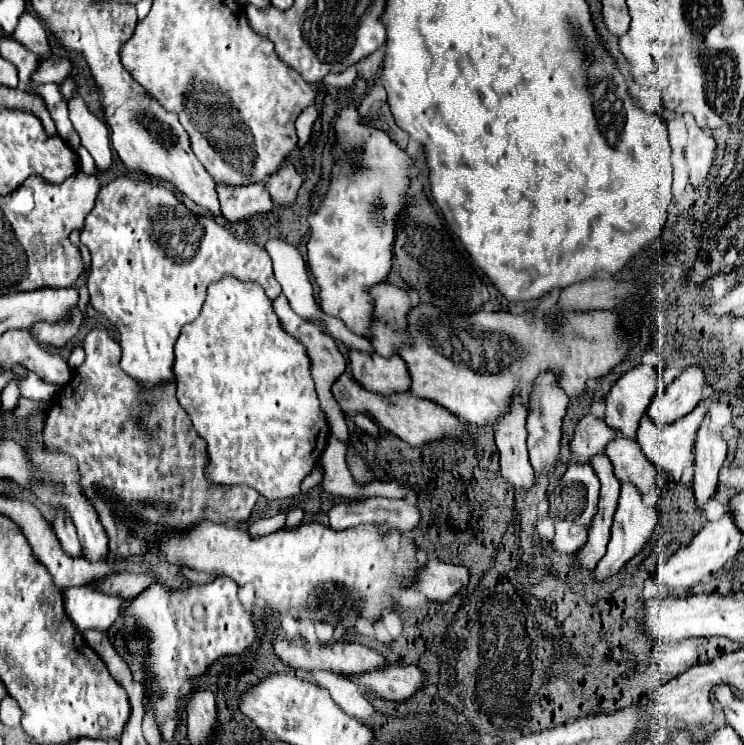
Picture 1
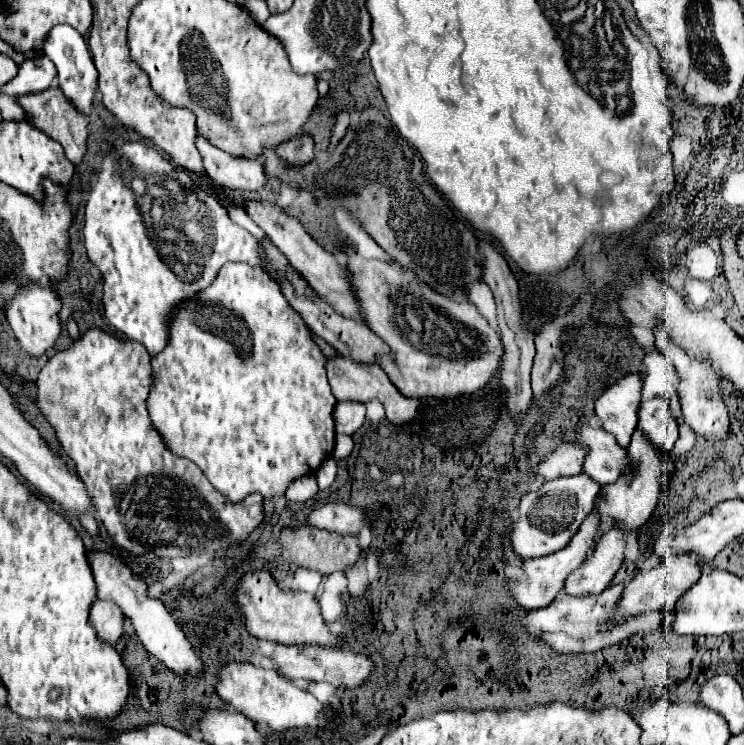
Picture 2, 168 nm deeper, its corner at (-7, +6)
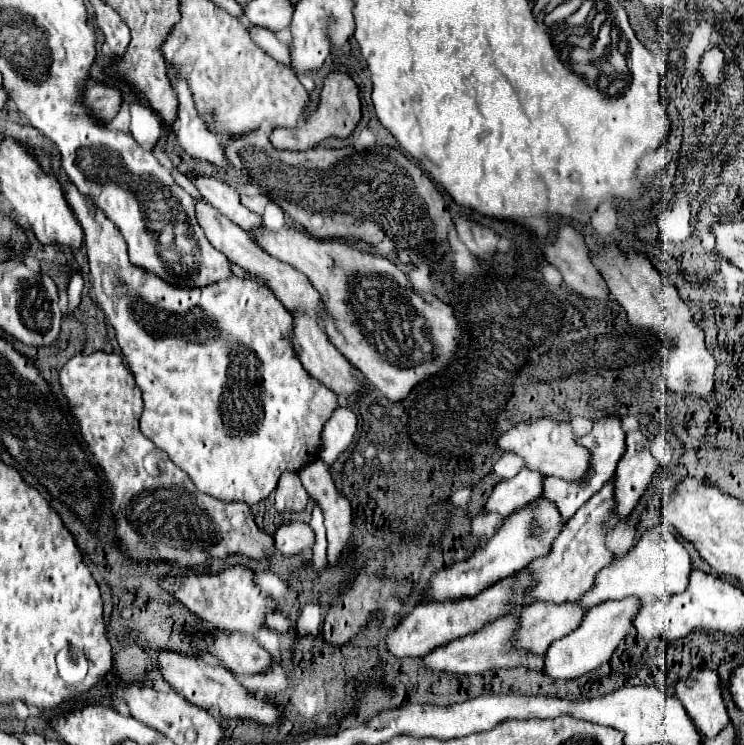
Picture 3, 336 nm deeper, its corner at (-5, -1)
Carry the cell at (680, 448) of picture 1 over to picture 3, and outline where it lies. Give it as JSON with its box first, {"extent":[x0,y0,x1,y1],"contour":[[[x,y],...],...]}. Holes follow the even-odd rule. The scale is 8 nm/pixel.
{"extent":[524,477,620,603],"contour":[[[614,477],[606,481],[606,485],[578,509],[578,513],[568,521],[566,529],[560,533],[558,541],[552,545],[552,553],[532,561],[524,571],[528,571],[536,585],[530,591],[532,601],[552,601],[552,603],[562,603],[562,601],[578,601],[584,593],[588,593],[594,587],[596,575],[614,563],[618,559],[608,547],[606,547],[606,537],[616,529],[620,523],[620,517],[616,515],[616,491],[614,491]]]}

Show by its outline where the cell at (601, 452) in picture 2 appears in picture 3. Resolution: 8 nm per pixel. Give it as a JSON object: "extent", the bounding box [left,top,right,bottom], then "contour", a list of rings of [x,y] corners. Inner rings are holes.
{"extent":[498,419,592,483],"contour":[[[550,419],[522,423],[522,425],[516,425],[514,429],[510,429],[506,435],[502,435],[498,439],[498,447],[524,457],[524,461],[528,463],[530,469],[536,469],[544,475],[560,477],[560,479],[572,481],[572,483],[582,481],[592,467],[592,453],[590,453],[590,449],[586,449],[584,445],[578,443],[570,423],[556,423]]]}

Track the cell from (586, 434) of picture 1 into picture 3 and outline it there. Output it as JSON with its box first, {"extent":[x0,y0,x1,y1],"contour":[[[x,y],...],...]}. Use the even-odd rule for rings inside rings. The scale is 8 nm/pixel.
{"extent":[486,467,546,517],"contour":[[[524,467],[516,477],[508,479],[508,481],[500,481],[494,487],[494,491],[486,503],[486,509],[498,511],[504,517],[514,513],[522,505],[526,505],[542,495],[544,479],[546,479],[544,473]]]}

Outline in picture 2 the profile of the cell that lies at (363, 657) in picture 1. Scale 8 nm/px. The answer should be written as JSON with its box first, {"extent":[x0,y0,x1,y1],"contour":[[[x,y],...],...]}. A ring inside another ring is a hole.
{"extent":[234,570,340,646],"contour":[[[254,570],[244,574],[234,588],[234,598],[238,600],[238,612],[246,630],[260,640],[278,644],[340,646],[340,638],[328,630],[328,624],[320,616],[320,606],[316,598],[306,592],[282,590],[266,570]]]}

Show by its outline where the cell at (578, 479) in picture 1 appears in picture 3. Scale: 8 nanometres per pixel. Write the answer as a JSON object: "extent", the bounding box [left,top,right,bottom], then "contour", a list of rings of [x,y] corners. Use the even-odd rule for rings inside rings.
{"extent":[426,499,568,601],"contour":[[[534,499],[534,501],[526,503],[516,513],[508,515],[508,519],[500,527],[500,531],[490,541],[486,541],[480,549],[476,549],[476,553],[470,559],[458,561],[450,569],[434,575],[430,579],[430,591],[428,591],[426,599],[428,601],[446,601],[446,599],[464,597],[464,595],[474,597],[476,593],[480,593],[488,585],[496,583],[498,579],[518,573],[520,569],[524,569],[528,563],[532,563],[538,557],[546,557],[552,551],[552,543],[556,541],[556,537],[564,531],[566,523],[568,523],[562,519],[564,517],[560,515],[558,507],[552,501]]]}

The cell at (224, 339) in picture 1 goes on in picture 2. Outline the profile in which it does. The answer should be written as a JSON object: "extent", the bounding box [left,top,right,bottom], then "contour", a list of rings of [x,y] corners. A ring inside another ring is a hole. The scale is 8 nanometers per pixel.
{"extent":[146,262,336,502],"contour":[[[240,262],[224,264],[222,270],[218,272],[216,280],[206,290],[202,290],[200,296],[180,304],[174,310],[174,314],[170,318],[168,342],[166,342],[164,350],[152,358],[154,386],[152,386],[150,396],[146,400],[146,408],[148,408],[148,414],[150,414],[152,428],[162,436],[162,440],[166,440],[166,446],[168,446],[168,450],[172,454],[192,460],[204,472],[204,476],[210,480],[210,484],[218,492],[222,492],[228,500],[238,502],[238,500],[242,500],[242,498],[246,498],[248,494],[254,494],[254,492],[262,494],[264,498],[282,496],[292,480],[302,478],[306,474],[314,474],[320,468],[320,464],[334,450],[334,418],[332,418],[332,410],[334,410],[336,398],[332,396],[330,386],[328,386],[324,362],[326,362],[324,354],[318,348],[318,344],[314,342],[312,332],[308,330],[306,322],[300,318],[300,314],[296,314],[288,306],[288,302],[282,296],[278,284],[272,278],[268,278],[268,274],[262,268],[254,268],[254,266],[240,264]],[[198,310],[210,310],[210,318],[206,318],[206,328],[200,328],[194,322],[194,316],[198,316]]]}

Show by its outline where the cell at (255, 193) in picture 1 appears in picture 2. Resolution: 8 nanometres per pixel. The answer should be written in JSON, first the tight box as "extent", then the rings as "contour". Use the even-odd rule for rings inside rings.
{"extent":[196,134,266,190],"contour":[[[196,134],[196,148],[202,156],[204,170],[210,180],[226,188],[260,190],[266,184],[266,174],[260,158],[236,158],[216,146],[212,146],[202,134]]]}

